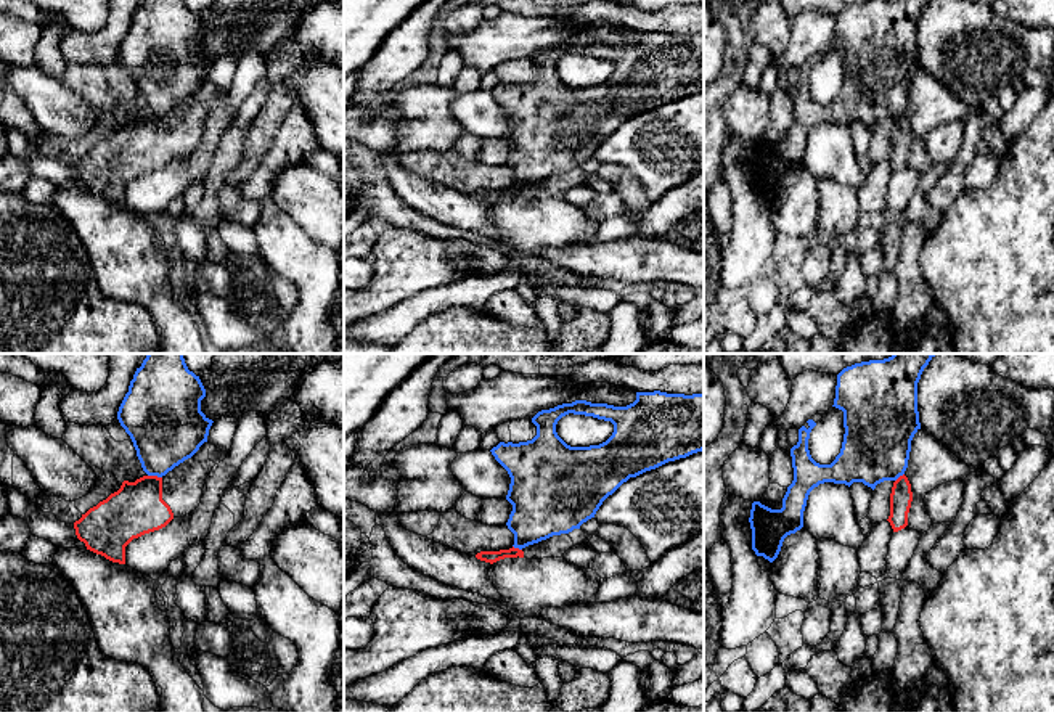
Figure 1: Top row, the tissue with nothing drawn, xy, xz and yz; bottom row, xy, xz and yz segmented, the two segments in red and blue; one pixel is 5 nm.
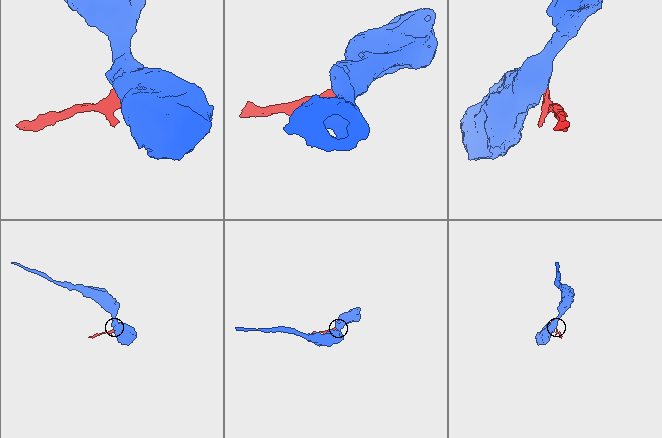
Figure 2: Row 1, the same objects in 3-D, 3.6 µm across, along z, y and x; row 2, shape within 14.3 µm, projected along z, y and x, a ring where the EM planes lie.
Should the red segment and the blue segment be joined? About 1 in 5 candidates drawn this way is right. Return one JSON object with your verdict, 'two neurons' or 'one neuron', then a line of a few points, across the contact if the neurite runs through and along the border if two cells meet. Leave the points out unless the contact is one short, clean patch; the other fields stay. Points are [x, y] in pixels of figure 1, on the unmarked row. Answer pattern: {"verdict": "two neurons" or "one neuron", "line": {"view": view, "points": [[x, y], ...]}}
{"verdict": "two neurons", "line": {"view": "xy", "points": [[148, 114], [161, 118]]}}

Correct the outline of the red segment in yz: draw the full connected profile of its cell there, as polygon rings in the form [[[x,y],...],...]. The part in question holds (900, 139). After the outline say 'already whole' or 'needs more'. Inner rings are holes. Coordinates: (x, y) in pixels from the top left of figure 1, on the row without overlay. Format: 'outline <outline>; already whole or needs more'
outline [[[903,114],[893,122],[890,133],[890,156],[887,161],[890,162],[893,172],[898,172],[908,166],[908,153],[911,148],[911,141],[911,124]]]; already whole

